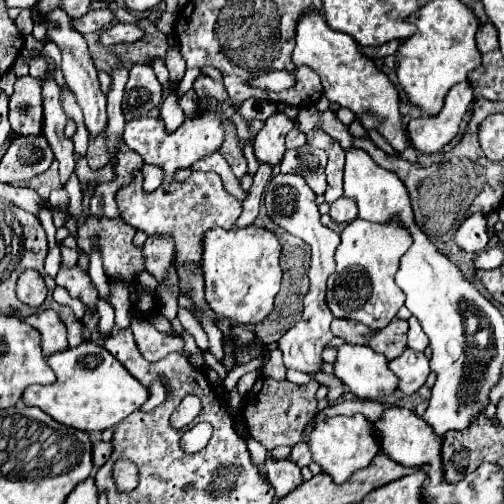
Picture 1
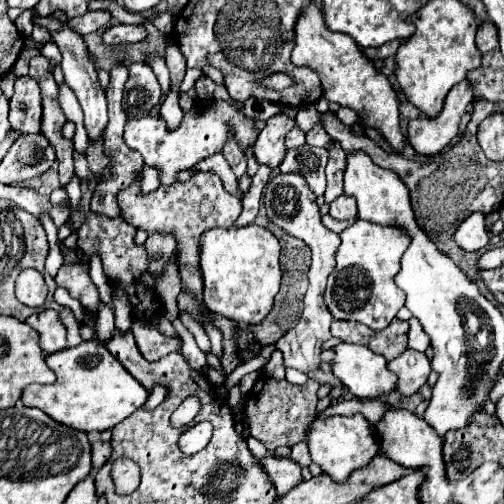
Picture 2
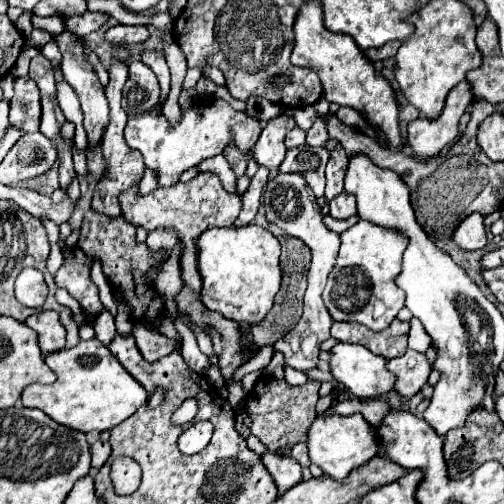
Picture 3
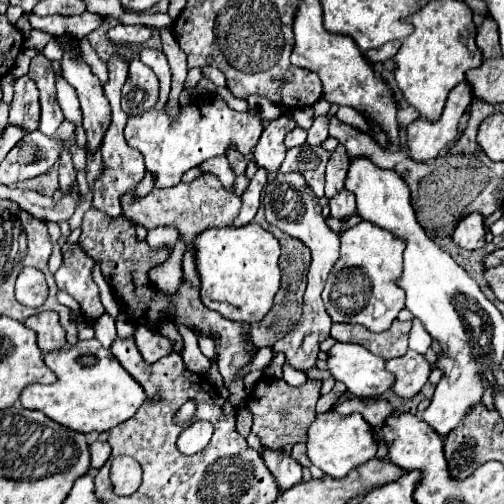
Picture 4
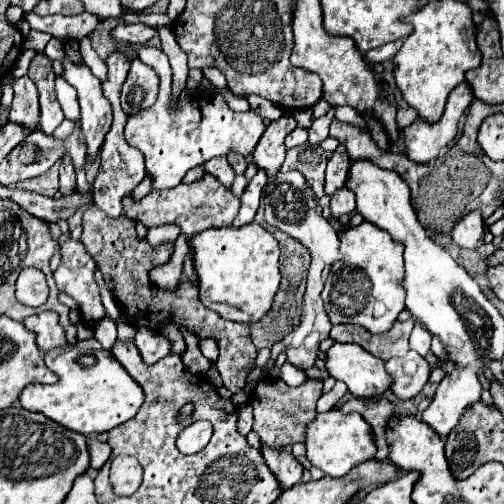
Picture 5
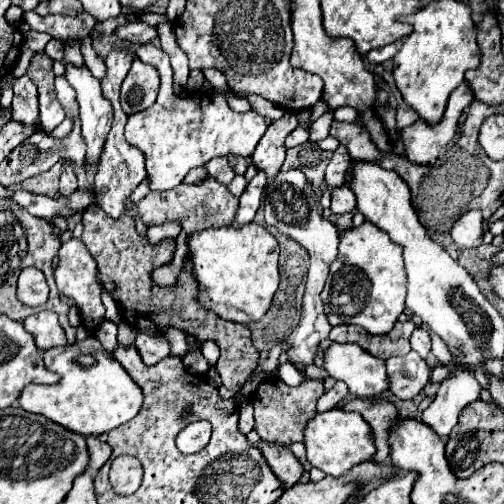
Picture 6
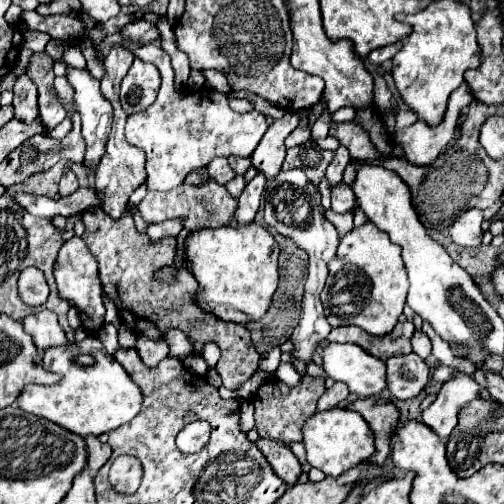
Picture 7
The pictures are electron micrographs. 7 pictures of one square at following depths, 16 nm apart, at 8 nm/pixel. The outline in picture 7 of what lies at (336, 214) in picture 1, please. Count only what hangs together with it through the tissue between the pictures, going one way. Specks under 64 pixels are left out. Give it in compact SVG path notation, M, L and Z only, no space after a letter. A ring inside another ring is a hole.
M340 184L340 186L332 188L332 210L334 212L338 212L338 214L354 212L354 204L356 204L356 196L350 186Z

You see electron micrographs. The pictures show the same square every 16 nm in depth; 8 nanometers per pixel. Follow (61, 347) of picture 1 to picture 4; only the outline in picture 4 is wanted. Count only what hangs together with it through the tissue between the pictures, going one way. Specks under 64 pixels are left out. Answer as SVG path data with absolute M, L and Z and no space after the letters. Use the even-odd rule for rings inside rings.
M40 312L34 314L30 318L26 318L24 322L28 328L32 328L38 334L38 346L42 350L42 354L48 354L52 350L64 348L66 344L66 332L58 322L56 312Z

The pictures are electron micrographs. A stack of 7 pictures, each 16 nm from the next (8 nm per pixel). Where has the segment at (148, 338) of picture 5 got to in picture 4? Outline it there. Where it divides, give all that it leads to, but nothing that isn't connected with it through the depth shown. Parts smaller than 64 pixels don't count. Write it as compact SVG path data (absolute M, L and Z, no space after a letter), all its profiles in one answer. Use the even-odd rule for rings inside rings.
M136 324L134 328L134 338L136 338L136 346L142 354L142 358L146 362L156 362L164 356L168 356L174 350L174 342L162 334L158 334L154 328Z

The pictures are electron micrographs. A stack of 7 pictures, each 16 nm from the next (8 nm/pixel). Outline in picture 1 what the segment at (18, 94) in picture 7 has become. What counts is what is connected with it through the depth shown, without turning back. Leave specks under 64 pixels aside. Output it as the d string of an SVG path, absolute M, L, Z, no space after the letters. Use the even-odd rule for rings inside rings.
M22 76L14 84L14 94L10 96L10 126L20 136L40 136L44 126L44 108L42 108L42 80L32 76Z

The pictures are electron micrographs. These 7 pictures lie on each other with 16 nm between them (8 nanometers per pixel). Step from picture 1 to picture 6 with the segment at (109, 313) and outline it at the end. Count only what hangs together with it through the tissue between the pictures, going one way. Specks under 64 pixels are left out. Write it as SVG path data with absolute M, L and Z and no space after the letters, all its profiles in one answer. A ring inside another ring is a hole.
M106 319L103 321L97 327L98 330L95 330L95 337L100 341L103 348L112 354L118 343L117 326Z

